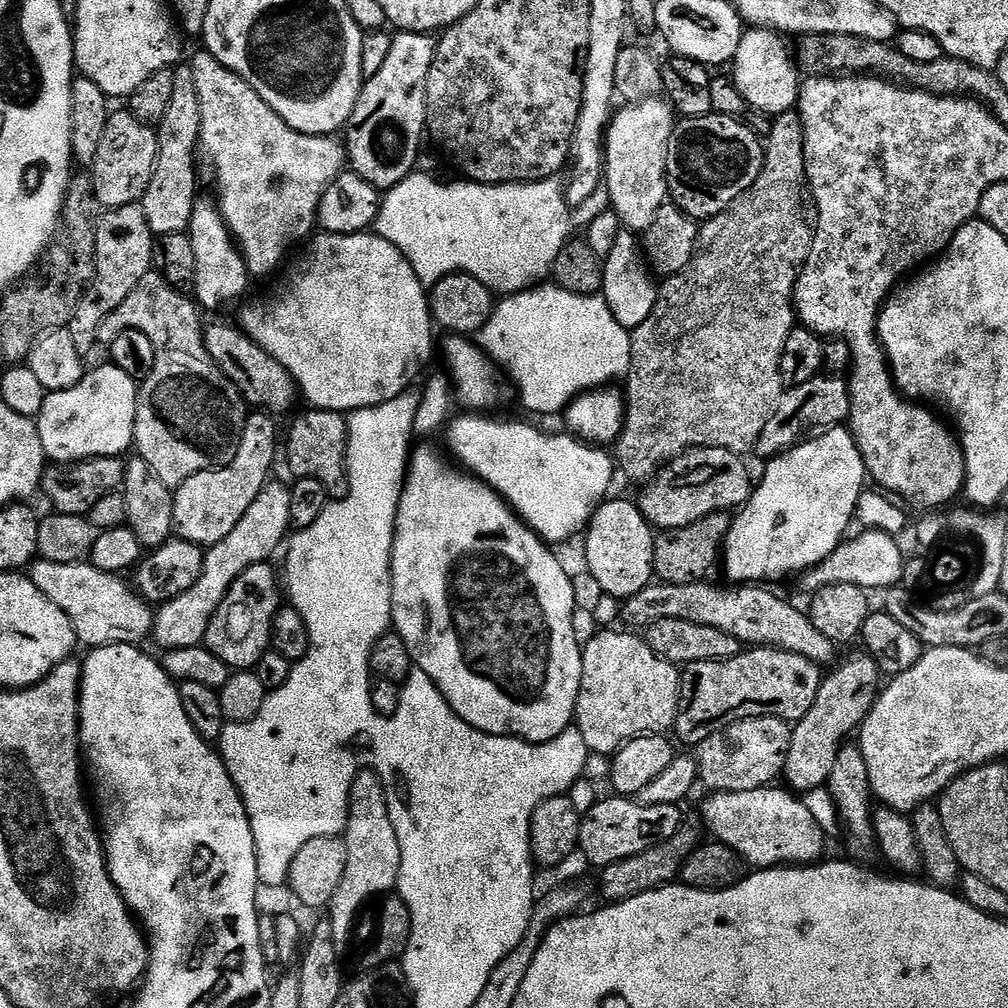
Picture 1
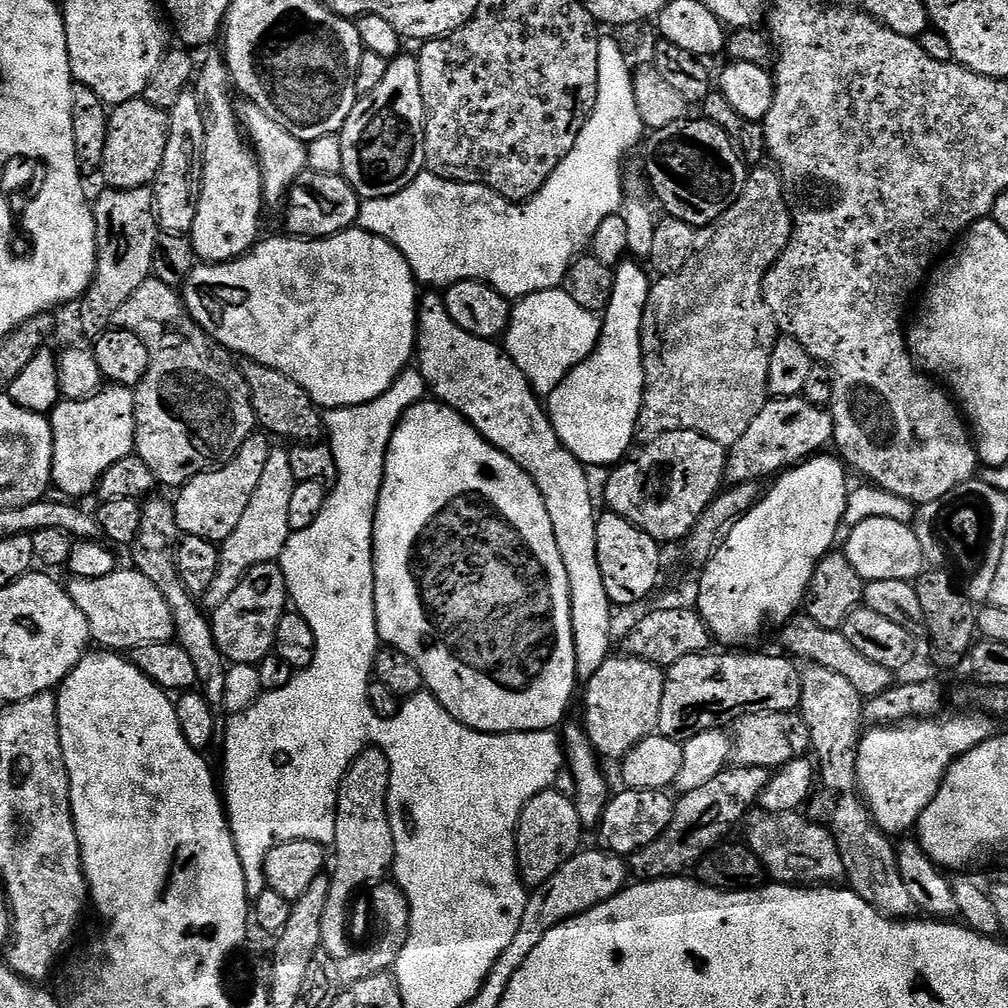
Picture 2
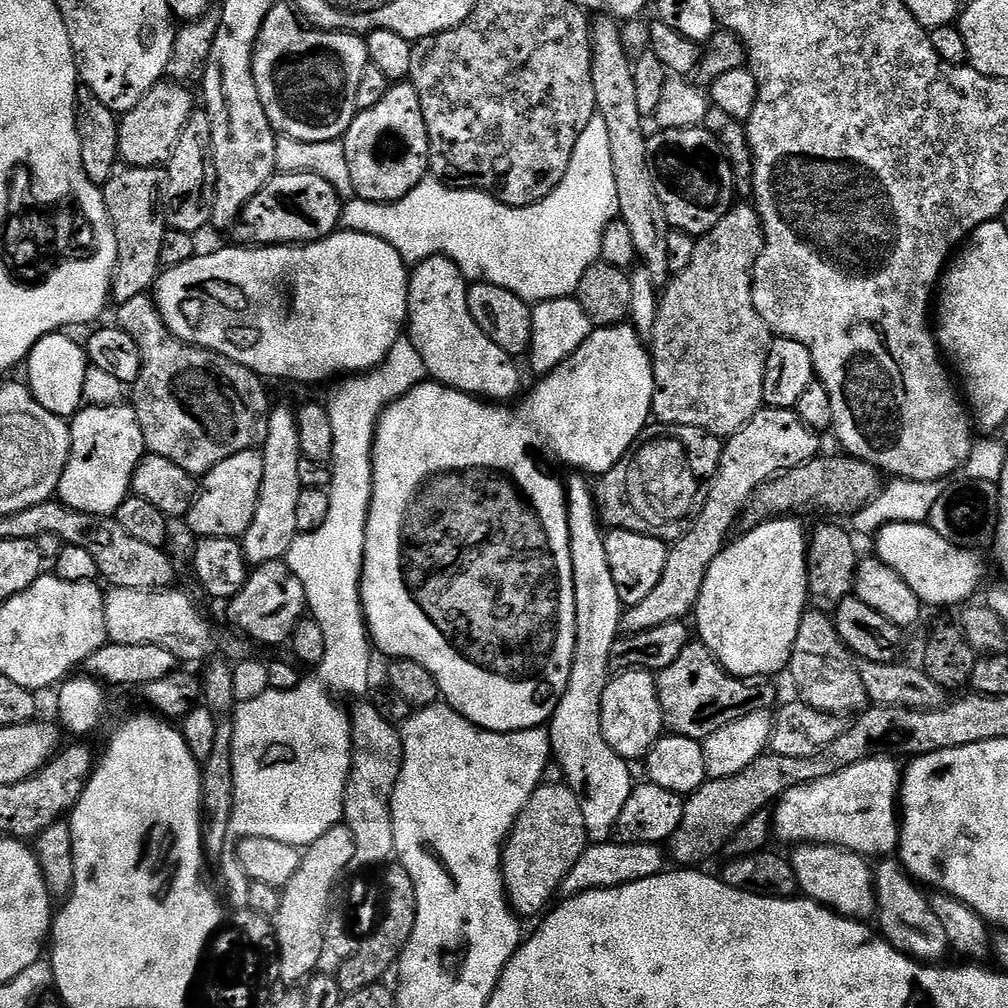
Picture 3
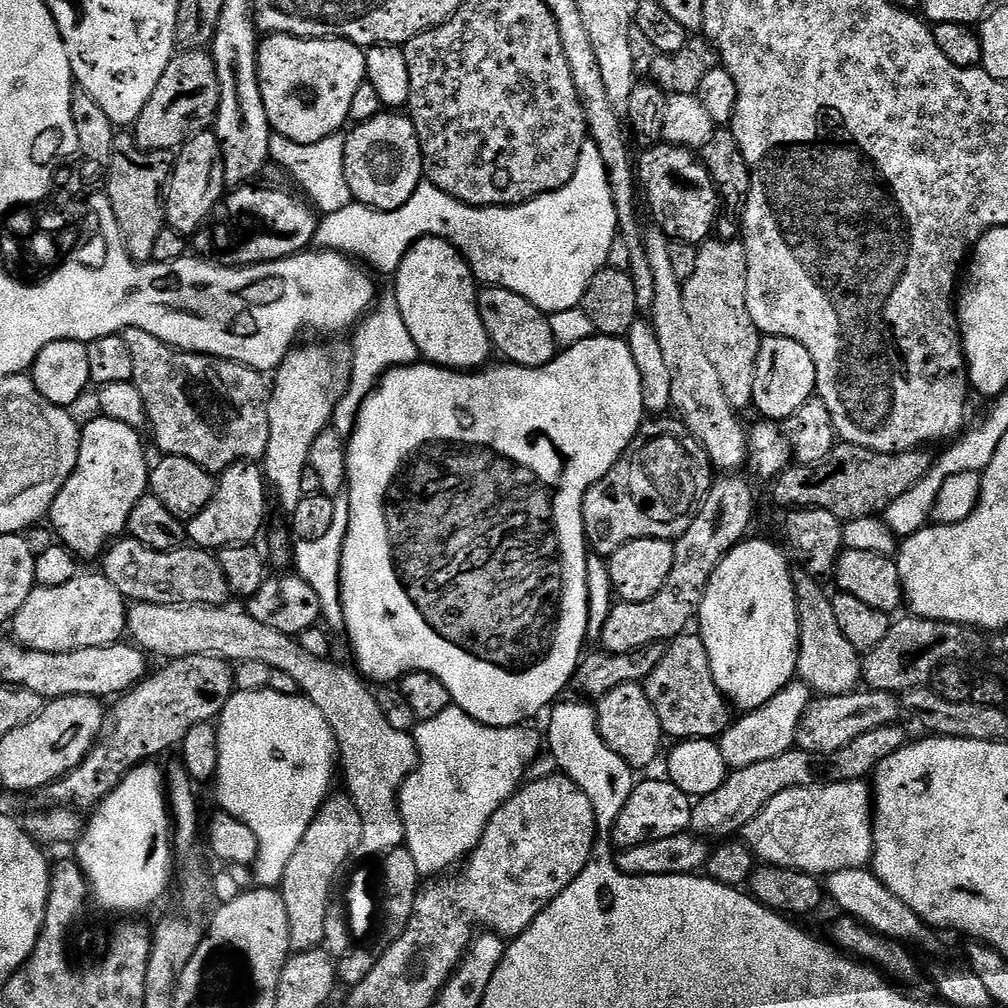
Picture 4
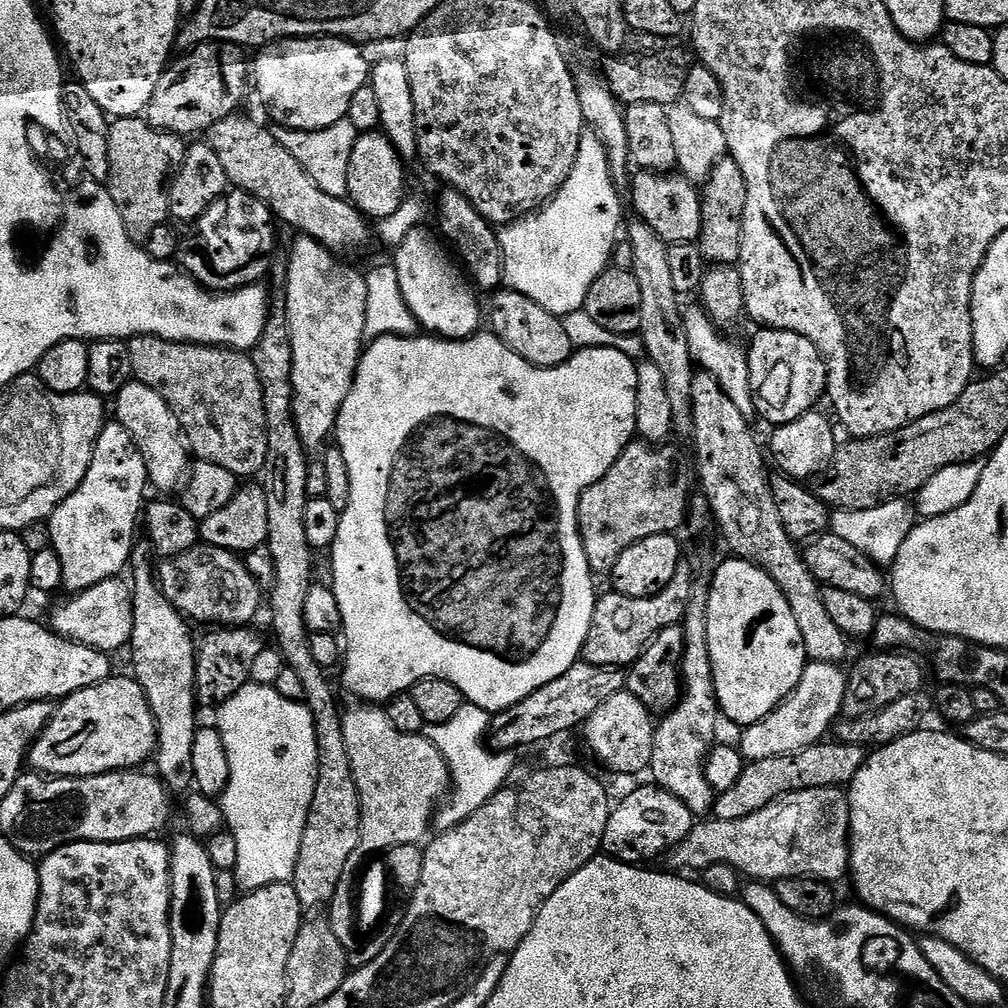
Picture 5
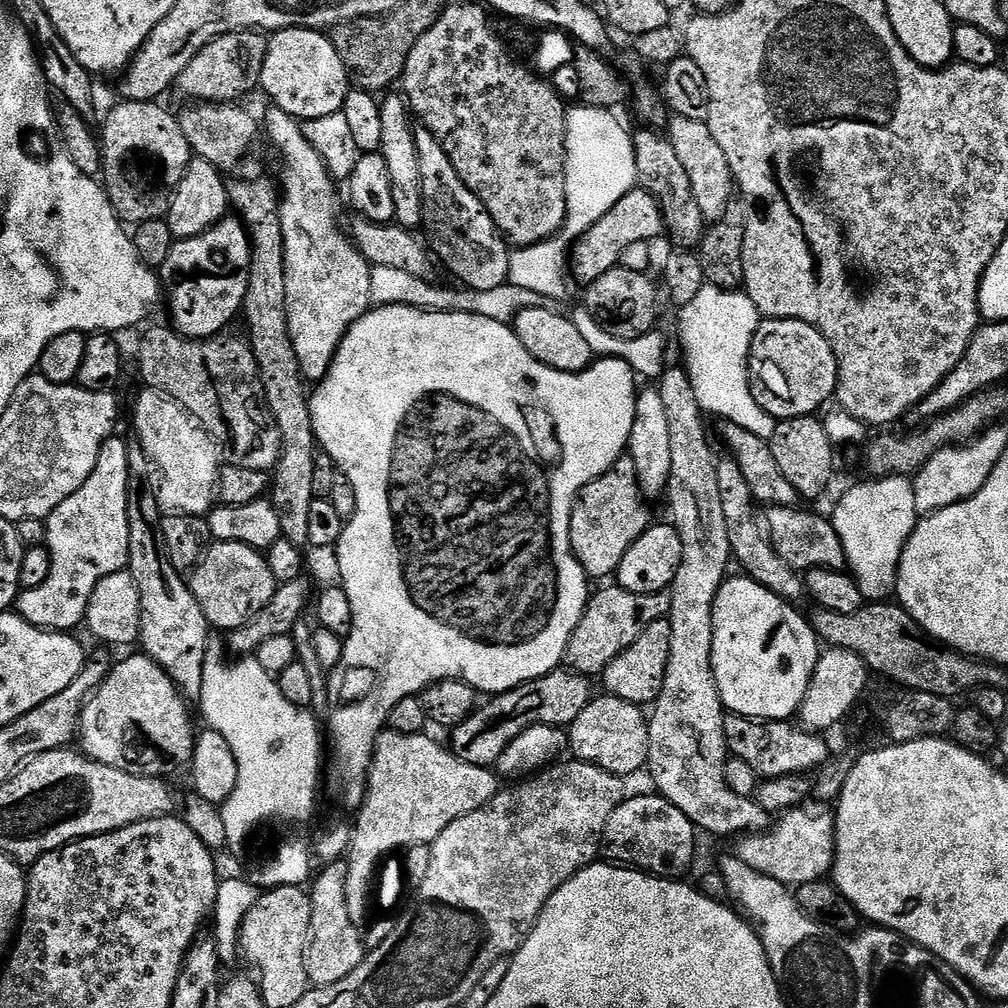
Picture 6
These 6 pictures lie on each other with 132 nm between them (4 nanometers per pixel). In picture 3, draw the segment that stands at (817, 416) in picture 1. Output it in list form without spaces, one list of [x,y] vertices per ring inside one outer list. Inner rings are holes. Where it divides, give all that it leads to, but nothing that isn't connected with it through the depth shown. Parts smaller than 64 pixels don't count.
[[[767,406],[760,408],[758,414],[754,414],[754,418],[746,422],[746,426],[742,426],[742,430],[727,437],[720,449],[718,470],[708,484],[704,509],[698,514],[695,522],[689,526],[688,533],[669,547],[666,570],[662,570],[662,582],[658,582],[658,586],[654,586],[654,590],[650,590],[649,596],[642,598],[642,602],[623,609],[620,617],[621,629],[628,634],[645,632],[654,630],[654,626],[666,626],[666,622],[691,617],[695,613],[696,603],[702,594],[702,582],[706,582],[706,570],[710,570],[710,562],[714,562],[714,558],[718,558],[720,551],[729,543],[728,531],[731,533],[735,529],[736,520],[740,517],[740,511],[746,506],[750,494],[754,494],[754,490],[758,490],[760,484],[779,476],[781,472],[788,472],[792,468],[815,460],[822,452],[820,440],[821,437],[817,433],[800,421],[800,415],[795,410]]]

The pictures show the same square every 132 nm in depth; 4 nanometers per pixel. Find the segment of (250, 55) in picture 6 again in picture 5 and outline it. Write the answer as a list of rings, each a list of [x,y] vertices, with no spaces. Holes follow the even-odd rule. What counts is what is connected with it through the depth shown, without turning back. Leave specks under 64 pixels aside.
[[[209,42],[198,44],[195,48],[185,51],[184,56],[177,55],[158,78],[158,86],[154,86],[154,94],[146,109],[146,119],[153,128],[163,132],[172,132],[181,138],[192,138],[195,132],[207,133],[214,122],[222,122],[222,118],[233,115],[236,108],[250,92],[250,60],[244,57],[245,49],[239,44],[222,44]]]

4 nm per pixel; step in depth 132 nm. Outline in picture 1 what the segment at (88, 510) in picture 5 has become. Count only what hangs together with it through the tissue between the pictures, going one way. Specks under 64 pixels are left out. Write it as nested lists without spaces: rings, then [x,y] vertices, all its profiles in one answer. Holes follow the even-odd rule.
[[[104,362],[93,372],[92,369],[85,371],[82,382],[70,386],[70,390],[47,393],[42,410],[35,417],[45,457],[57,464],[77,464],[79,460],[93,460],[99,456],[123,457],[136,439],[137,395],[137,380],[110,362]]]

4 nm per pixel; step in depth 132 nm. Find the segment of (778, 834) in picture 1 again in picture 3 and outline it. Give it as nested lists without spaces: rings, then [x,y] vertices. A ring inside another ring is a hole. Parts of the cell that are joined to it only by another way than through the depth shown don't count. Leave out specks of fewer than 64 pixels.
[[[802,844],[791,849],[790,859],[796,887],[807,899],[861,922],[875,913],[876,883],[872,880],[873,867],[865,857],[833,844]]]

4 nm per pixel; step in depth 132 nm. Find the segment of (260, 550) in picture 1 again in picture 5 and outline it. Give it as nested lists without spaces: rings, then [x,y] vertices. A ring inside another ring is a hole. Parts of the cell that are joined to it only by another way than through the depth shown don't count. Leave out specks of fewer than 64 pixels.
[[[297,235],[295,239],[292,253],[286,257],[288,283],[282,296],[288,315],[288,337],[292,351],[292,417],[302,443],[309,449],[319,449],[325,443],[323,440],[333,435],[340,407],[344,405],[344,399],[348,397],[348,391],[356,379],[356,367],[360,364],[362,349],[366,344],[366,282],[361,273],[339,264],[336,261],[339,259],[314,238]]]

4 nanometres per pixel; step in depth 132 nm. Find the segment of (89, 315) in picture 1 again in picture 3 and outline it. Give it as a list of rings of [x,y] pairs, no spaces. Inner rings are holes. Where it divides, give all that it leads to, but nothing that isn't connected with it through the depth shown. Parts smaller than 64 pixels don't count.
[[[120,166],[102,187],[116,235],[116,271],[112,273],[110,296],[121,305],[130,302],[130,298],[145,295],[162,271],[160,255],[166,231],[166,221],[158,207],[162,176],[154,168]]]

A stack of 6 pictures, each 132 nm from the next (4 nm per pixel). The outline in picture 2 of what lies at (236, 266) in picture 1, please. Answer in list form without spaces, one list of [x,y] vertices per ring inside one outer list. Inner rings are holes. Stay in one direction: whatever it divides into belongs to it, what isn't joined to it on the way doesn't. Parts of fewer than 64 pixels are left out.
[[[219,55],[199,65],[194,91],[204,102],[206,146],[202,194],[198,198],[198,214],[194,217],[190,235],[197,261],[226,264],[229,260],[248,255],[261,239],[260,211],[266,208],[264,173],[260,171],[260,162],[242,127],[238,104],[236,108],[232,101],[232,75]]]

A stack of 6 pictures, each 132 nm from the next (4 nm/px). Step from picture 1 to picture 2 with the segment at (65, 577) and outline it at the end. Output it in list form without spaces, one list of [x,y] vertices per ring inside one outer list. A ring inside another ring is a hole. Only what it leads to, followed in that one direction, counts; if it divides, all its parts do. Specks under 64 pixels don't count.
[[[117,570],[106,574],[106,578],[67,581],[70,598],[74,598],[74,604],[90,622],[93,641],[104,650],[131,650],[147,644],[169,643],[176,634],[172,607],[150,578],[135,570],[127,571]]]

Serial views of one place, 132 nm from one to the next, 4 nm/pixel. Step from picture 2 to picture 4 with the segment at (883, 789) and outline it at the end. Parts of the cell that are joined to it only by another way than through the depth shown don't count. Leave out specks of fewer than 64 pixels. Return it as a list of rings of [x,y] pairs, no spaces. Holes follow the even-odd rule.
[[[837,780],[817,782],[809,788],[782,790],[778,798],[770,802],[742,830],[742,839],[757,861],[773,864],[779,868],[793,868],[808,872],[817,878],[827,878],[838,870],[868,868],[876,845],[874,831],[874,792],[864,780]]]

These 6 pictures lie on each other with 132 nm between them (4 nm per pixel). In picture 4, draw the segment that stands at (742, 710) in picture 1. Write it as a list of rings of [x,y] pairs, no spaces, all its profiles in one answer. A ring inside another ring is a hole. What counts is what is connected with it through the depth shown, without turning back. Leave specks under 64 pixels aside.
[[[699,635],[675,637],[665,647],[662,662],[654,666],[643,686],[644,693],[650,698],[650,706],[654,706],[654,714],[658,714],[665,737],[676,736],[677,741],[716,738],[730,723],[730,705],[714,682],[710,658]]]

